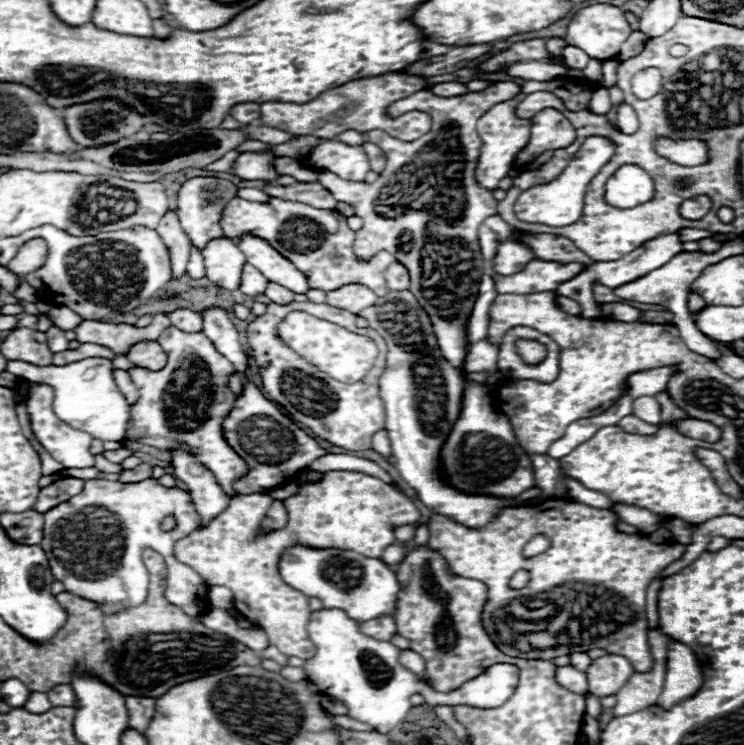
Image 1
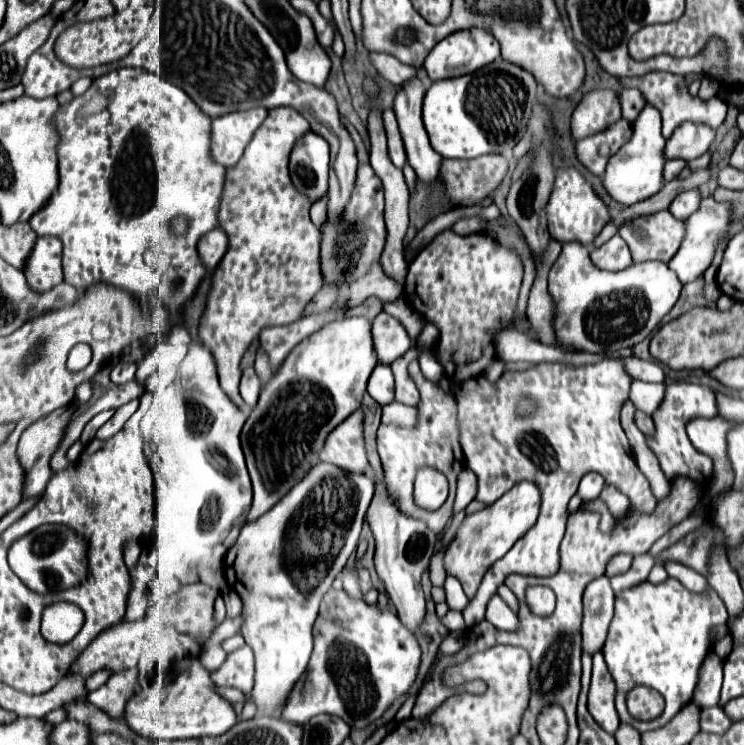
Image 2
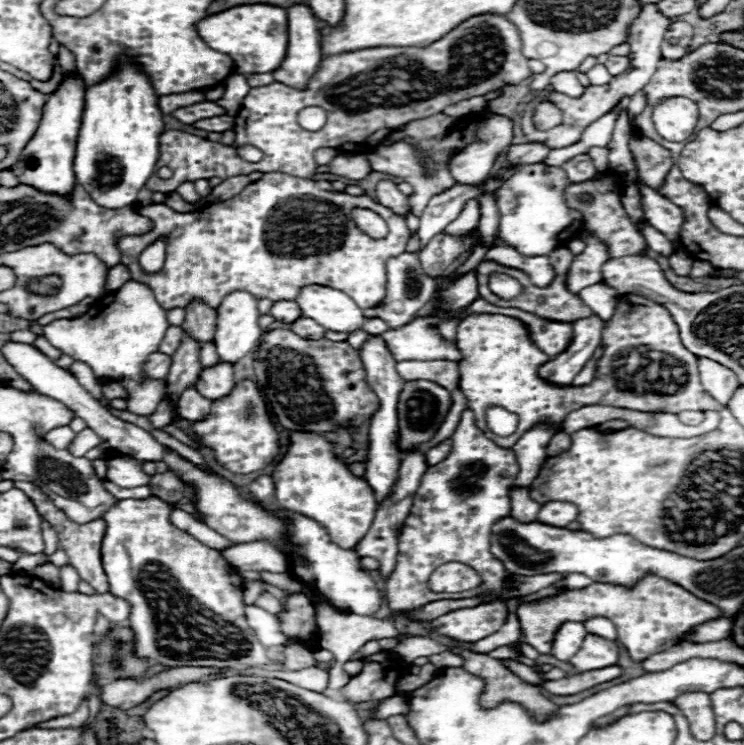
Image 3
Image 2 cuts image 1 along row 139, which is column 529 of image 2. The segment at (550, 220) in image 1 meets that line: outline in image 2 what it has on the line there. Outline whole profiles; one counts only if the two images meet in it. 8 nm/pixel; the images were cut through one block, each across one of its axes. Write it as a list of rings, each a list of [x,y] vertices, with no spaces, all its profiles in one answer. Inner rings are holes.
[[[532,586],[526,590],[526,602],[530,610],[538,616],[548,616],[554,612],[554,592],[544,586]]]

